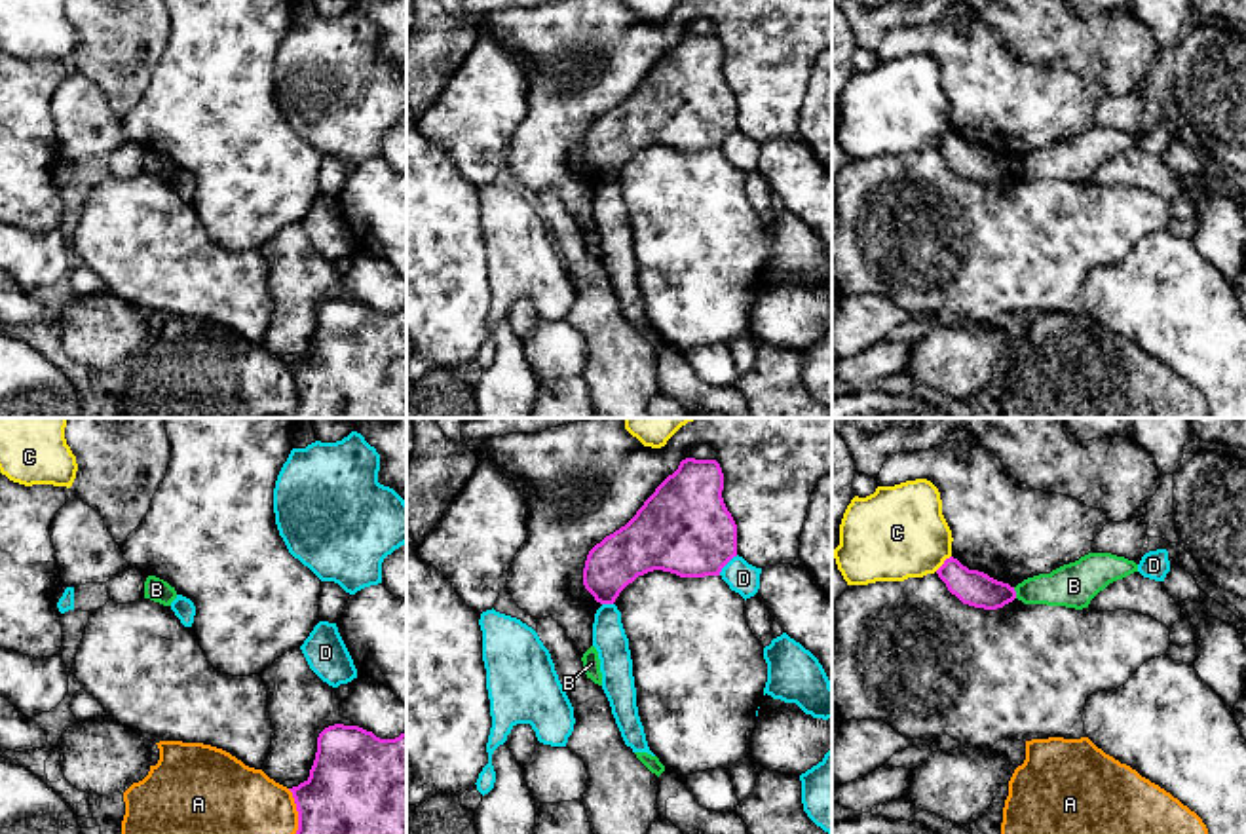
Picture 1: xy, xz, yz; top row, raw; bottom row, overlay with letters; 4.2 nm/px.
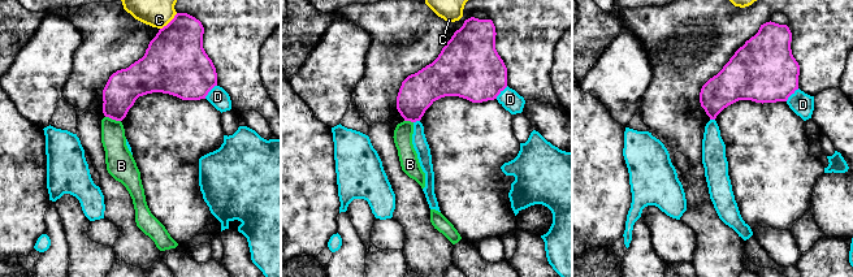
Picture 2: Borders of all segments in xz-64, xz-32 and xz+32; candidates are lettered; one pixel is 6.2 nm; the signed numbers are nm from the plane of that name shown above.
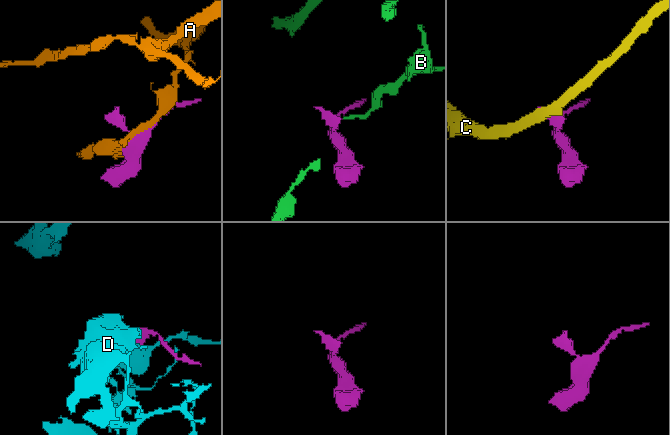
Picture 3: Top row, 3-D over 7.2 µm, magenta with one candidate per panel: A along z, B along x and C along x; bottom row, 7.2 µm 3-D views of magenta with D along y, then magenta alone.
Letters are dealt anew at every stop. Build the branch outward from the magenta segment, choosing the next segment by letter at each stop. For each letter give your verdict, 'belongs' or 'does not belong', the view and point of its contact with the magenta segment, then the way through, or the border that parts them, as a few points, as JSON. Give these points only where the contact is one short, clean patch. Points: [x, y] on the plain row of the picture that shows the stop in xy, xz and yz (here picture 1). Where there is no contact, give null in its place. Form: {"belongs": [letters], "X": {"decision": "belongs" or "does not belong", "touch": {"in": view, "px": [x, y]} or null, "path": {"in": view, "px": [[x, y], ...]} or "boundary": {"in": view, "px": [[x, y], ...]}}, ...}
{"belongs": [], "A": {"decision": "does not belong", "touch": {"in": "xy", "px": [299, 392]}}, "B": {"decision": "does not belong", "touch": {"in": "yz", "px": [1015, 168]}, "boundary": {"in": "yz", "px": [[1013, 162], [1017, 171]]}}, "C": {"decision": "does not belong", "touch": {"in": "yz", "px": [944, 137]}}, "D": {"decision": "does not belong", "touch": {"in": "xz", "px": [726, 137]}}}

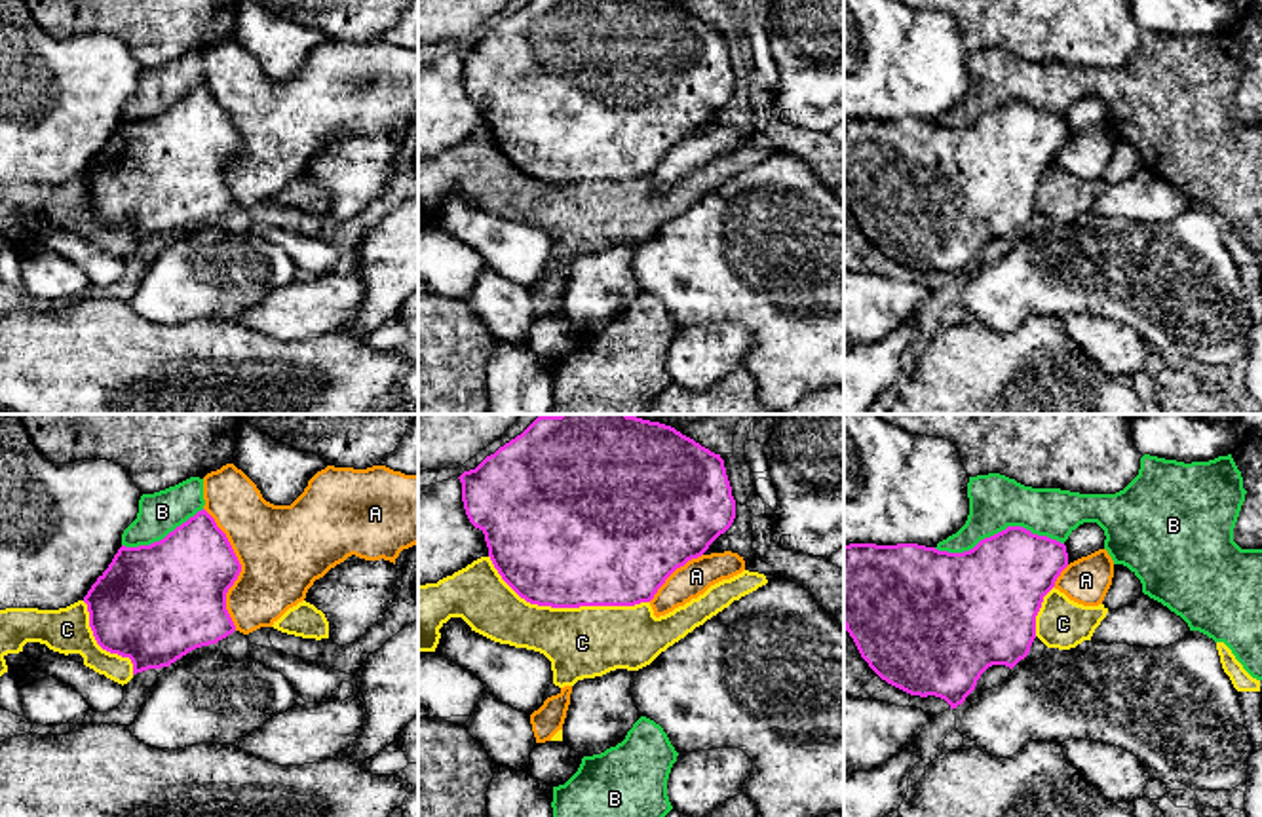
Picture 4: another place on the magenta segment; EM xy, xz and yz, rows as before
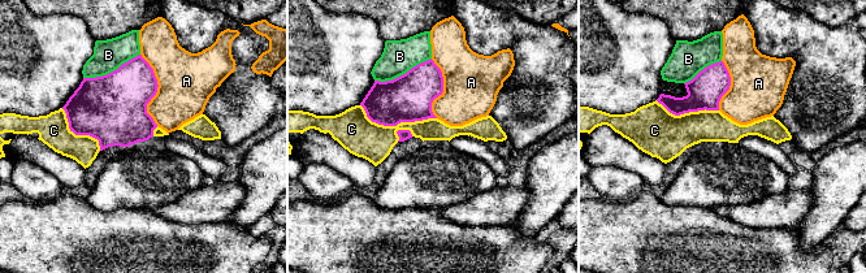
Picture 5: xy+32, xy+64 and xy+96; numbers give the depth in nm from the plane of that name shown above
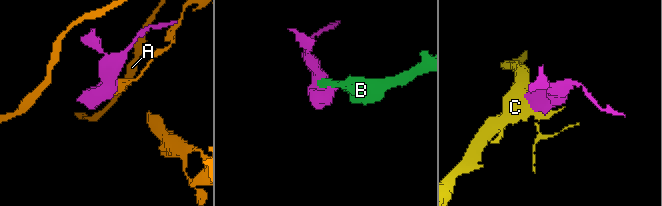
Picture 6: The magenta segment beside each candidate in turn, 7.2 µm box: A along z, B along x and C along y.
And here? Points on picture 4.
{"belongs": [], "A": {"decision": "does not belong", "touch": {"in": "xy", "px": [240, 143]}}, "B": {"decision": "does not belong", "touch": {"in": "yz", "px": [998, 107]}}, "C": {"decision": "does not belong", "touch": {"in": "xz", "px": [565, 181]}}}

